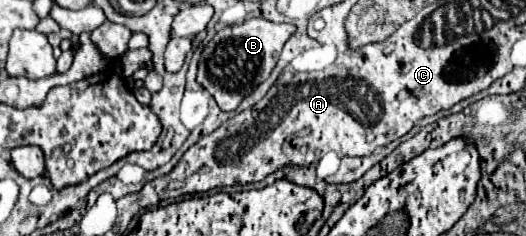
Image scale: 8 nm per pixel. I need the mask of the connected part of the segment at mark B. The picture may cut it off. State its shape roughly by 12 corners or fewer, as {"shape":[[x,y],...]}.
{"shape":[[293,24],[219,30],[197,82],[223,112],[269,78]]}

